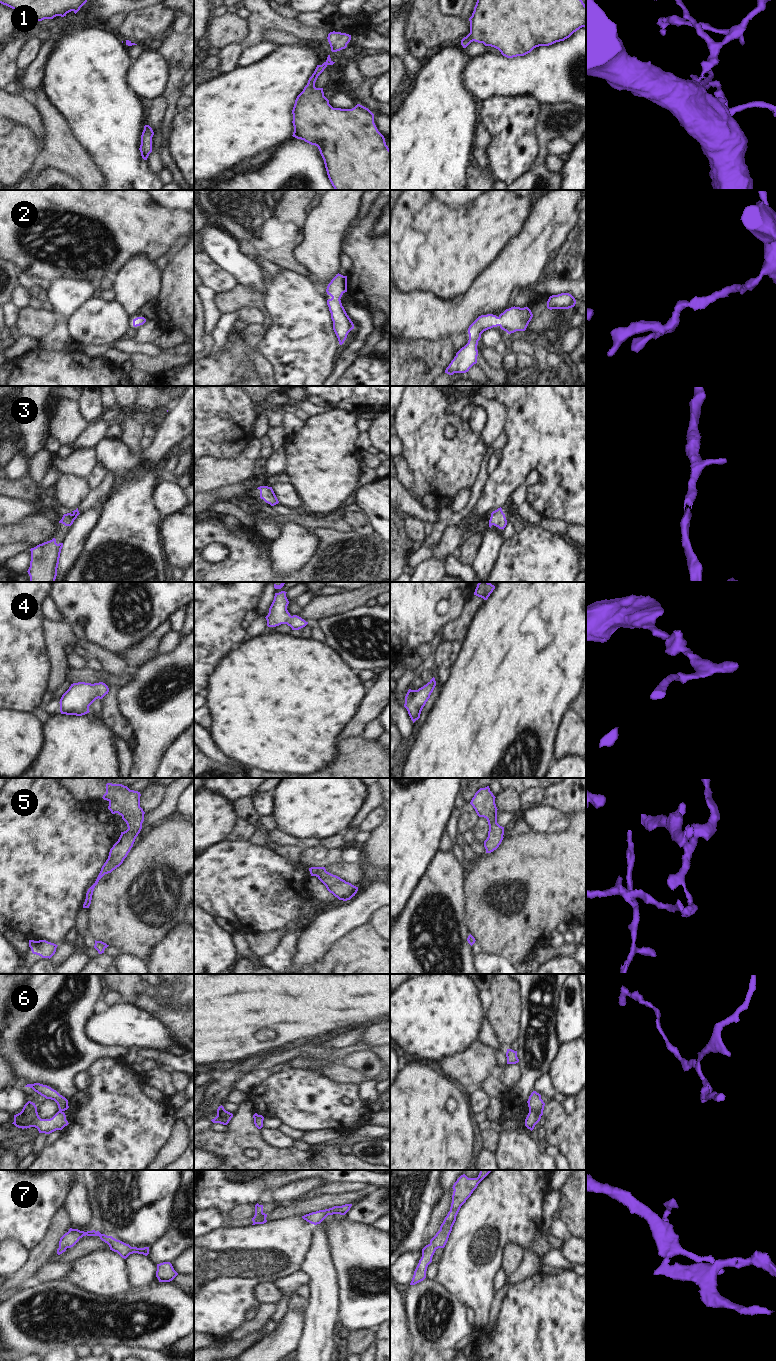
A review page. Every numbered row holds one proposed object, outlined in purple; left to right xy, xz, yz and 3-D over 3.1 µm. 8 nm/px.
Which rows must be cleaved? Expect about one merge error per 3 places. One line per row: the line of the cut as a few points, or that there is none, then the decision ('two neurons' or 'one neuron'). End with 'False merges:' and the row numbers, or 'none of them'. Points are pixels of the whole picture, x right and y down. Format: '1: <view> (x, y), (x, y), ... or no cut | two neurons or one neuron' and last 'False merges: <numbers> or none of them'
1: no cut | one neuron
2: no cut | one neuron
3: no cut | one neuron
4: no cut | one neuron
5: no cut | one neuron
6: yz (529, 1110), (535, 1113), (537, 1122) | two neurons
7: no cut | one neuron
False merges: 6

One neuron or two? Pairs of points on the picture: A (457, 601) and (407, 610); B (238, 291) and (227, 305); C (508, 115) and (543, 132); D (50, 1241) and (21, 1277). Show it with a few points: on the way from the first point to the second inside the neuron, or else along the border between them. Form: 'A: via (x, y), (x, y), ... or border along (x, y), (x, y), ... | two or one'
A: via (445, 595), (422, 595), (419, 598) | one
B: via (238, 294), (230, 302) | one
C: border along (541, 105), (535, 129), (537, 151) | two
D: via (44, 1250), (30, 1268) | one

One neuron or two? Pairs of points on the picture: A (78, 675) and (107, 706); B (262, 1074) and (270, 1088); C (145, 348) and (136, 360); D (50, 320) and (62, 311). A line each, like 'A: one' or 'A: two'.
A: two
B: two
C: two
D: two

